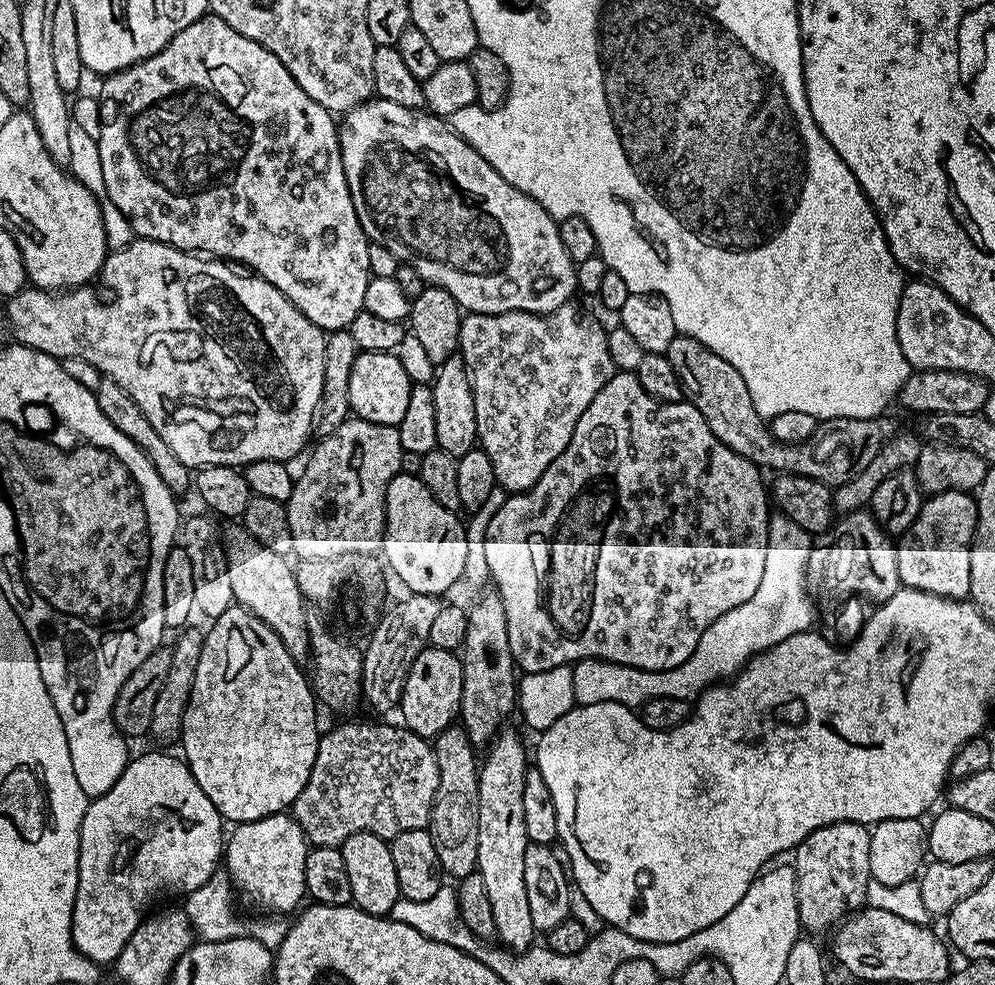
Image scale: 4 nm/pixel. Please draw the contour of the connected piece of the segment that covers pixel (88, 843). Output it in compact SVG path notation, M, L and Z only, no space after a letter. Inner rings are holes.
M167 751L148 752L145 756L129 759L128 765L122 770L122 778L106 790L106 794L95 797L89 803L86 814L82 818L80 827L80 853L78 854L78 886L76 887L76 897L74 898L74 910L72 911L72 941L76 944L76 951L90 958L95 964L107 966L120 959L120 952L126 946L130 934L145 919L144 904L152 904L159 896L179 896L194 890L198 890L203 883L218 871L218 865L222 860L222 849L226 843L226 832L220 829L222 817L214 802L202 794L202 786L194 778L194 774L189 770L187 763L179 755L167 756Z

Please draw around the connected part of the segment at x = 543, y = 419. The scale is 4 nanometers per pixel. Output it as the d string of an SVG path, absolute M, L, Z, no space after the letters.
M572 302L563 304L558 310L546 312L542 316L533 312L507 312L506 314L469 312L461 319L458 354L464 359L464 365L468 367L468 377L472 379L478 444L490 458L490 462L494 466L496 483L504 489L505 493L523 494L536 485L538 478L542 478L542 474L550 466L550 462L554 462L554 458L558 458L558 454L562 454L562 450L566 450L566 446L574 434L574 426L578 422L578 418L582 418L586 406L590 406L590 402L594 402L598 390L602 390L602 386L606 386L606 382L610 382L610 378L618 371L610 358L608 333L605 325L602 326L598 321L583 316L574 305L575 303Z

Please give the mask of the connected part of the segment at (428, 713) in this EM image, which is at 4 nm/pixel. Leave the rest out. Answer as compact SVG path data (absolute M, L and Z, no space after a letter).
M426 646L414 658L404 678L398 712L404 715L403 727L425 738L435 738L442 730L453 727L460 714L464 662L456 652Z

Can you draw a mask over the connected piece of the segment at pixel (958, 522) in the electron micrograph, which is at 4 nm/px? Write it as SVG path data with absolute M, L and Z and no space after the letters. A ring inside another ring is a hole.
M953 490L950 492L937 492L931 498L925 499L920 509L920 513L918 514L918 518L914 523L912 523L910 530L904 533L896 549L898 574L900 575L901 585L905 588L917 588L920 592L932 592L935 596L943 596L945 600L967 601L969 599L968 591L970 590L970 546L976 535L976 518L976 501L967 491Z

